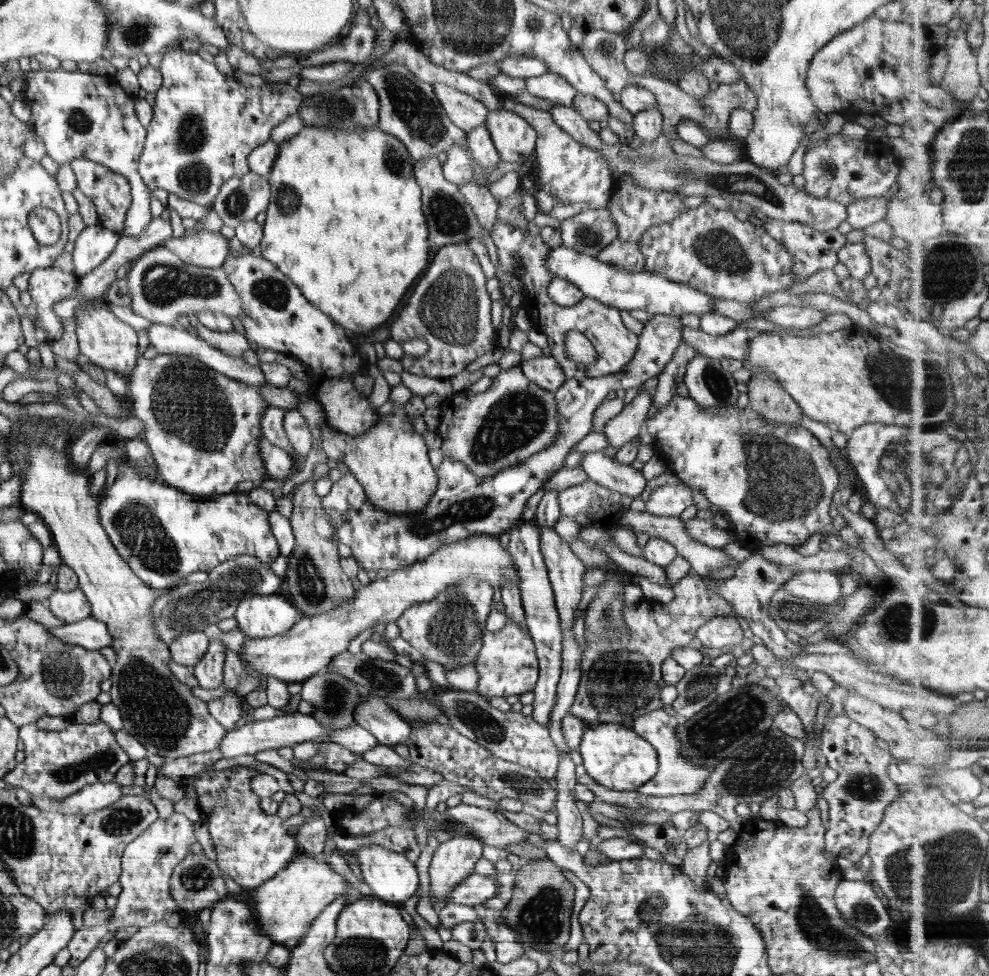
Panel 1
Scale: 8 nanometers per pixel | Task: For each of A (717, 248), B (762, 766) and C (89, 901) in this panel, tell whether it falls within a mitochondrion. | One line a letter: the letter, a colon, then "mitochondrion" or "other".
A: mitochondrion
B: mitochondrion
C: other

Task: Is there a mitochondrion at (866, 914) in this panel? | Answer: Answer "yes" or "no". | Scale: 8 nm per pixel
yes

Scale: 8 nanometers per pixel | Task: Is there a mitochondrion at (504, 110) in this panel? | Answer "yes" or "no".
no

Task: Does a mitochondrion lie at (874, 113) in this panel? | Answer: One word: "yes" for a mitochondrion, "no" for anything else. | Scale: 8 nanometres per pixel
no

